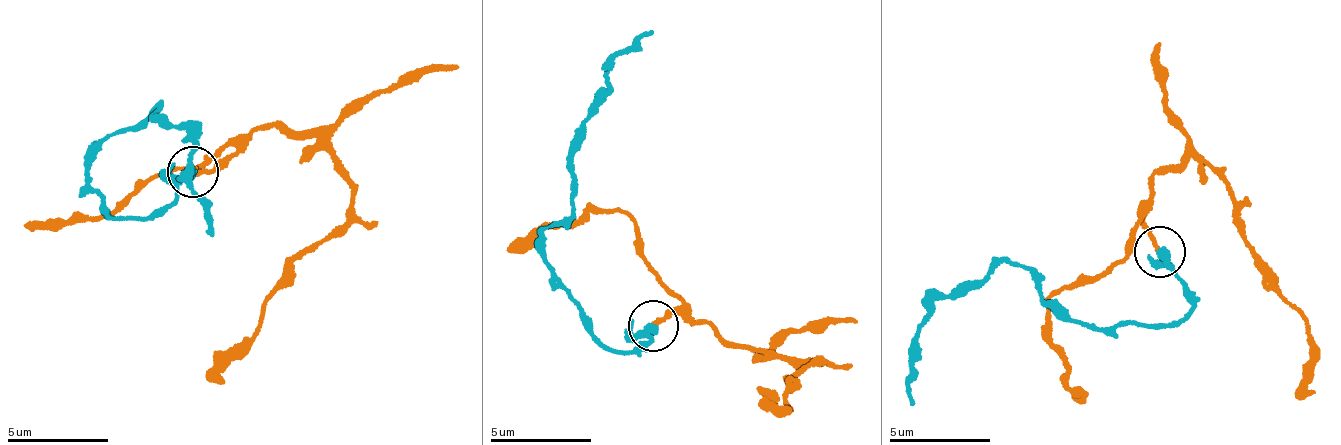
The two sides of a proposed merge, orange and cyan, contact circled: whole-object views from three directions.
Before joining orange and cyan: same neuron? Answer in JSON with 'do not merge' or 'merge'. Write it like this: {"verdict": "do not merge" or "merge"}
{"verdict": "merge"}

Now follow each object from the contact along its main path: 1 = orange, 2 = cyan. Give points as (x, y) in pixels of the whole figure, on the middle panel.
1: (652, 324), (673, 314), (761, 349), (812, 363), (822, 356), (795, 380), (790, 407), (785, 408), (762, 386)
2: (652, 324), (630, 353), (606, 350), (547, 265), (544, 232), (569, 217), (576, 129), (622, 52), (654, 34)

